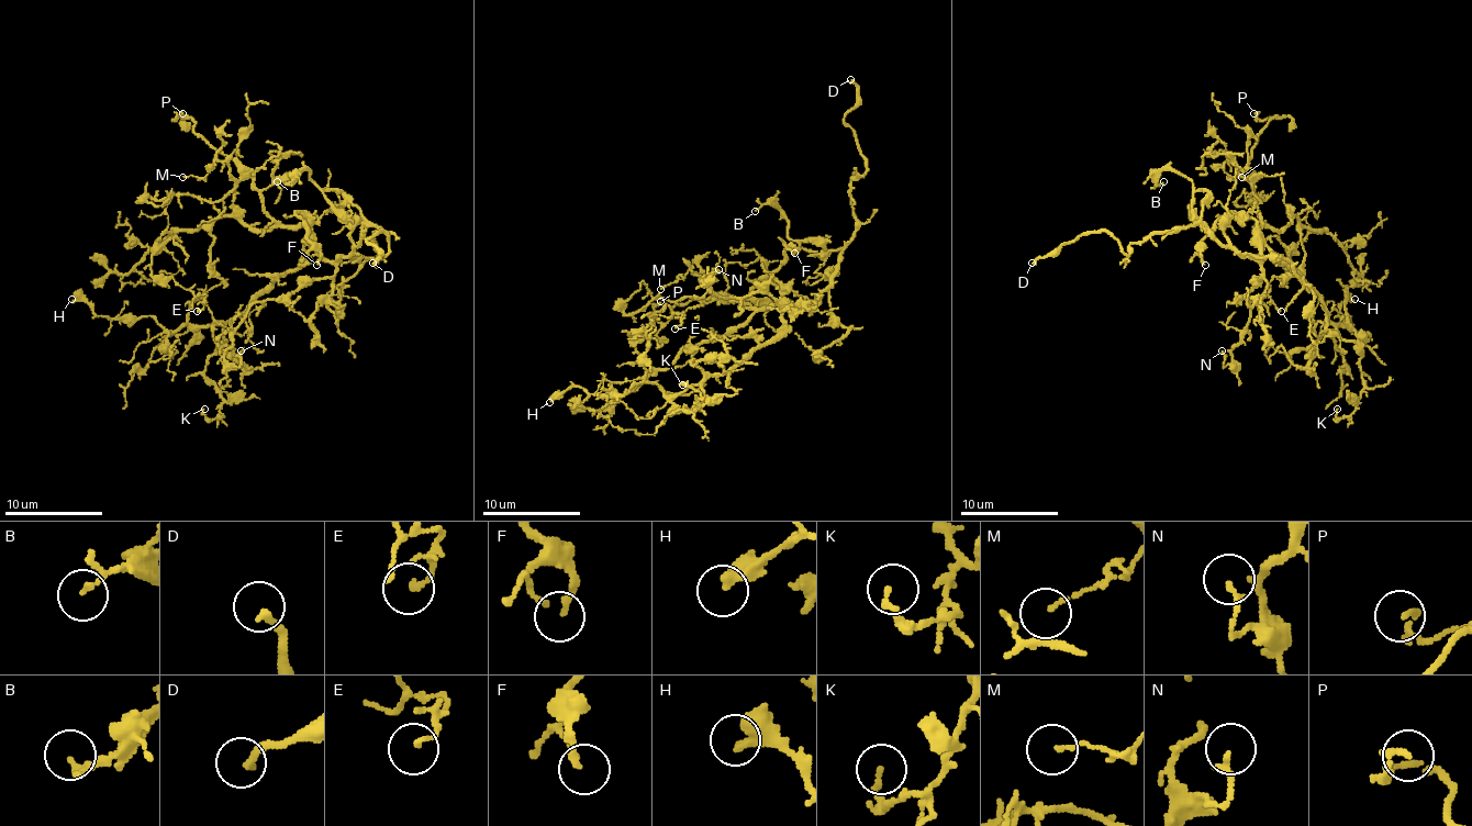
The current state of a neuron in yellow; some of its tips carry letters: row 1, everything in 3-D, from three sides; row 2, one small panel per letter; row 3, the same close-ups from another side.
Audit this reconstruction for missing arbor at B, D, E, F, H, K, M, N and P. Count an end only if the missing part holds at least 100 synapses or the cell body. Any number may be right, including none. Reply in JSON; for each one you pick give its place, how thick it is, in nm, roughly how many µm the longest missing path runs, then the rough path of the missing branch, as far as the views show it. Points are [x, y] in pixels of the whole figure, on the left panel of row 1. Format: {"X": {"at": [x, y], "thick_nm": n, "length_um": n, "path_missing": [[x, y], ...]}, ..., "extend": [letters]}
{"D": {"at": [372, 263], "thick_nm": 240, "length_um": 90}, "extend": ["D"]}

